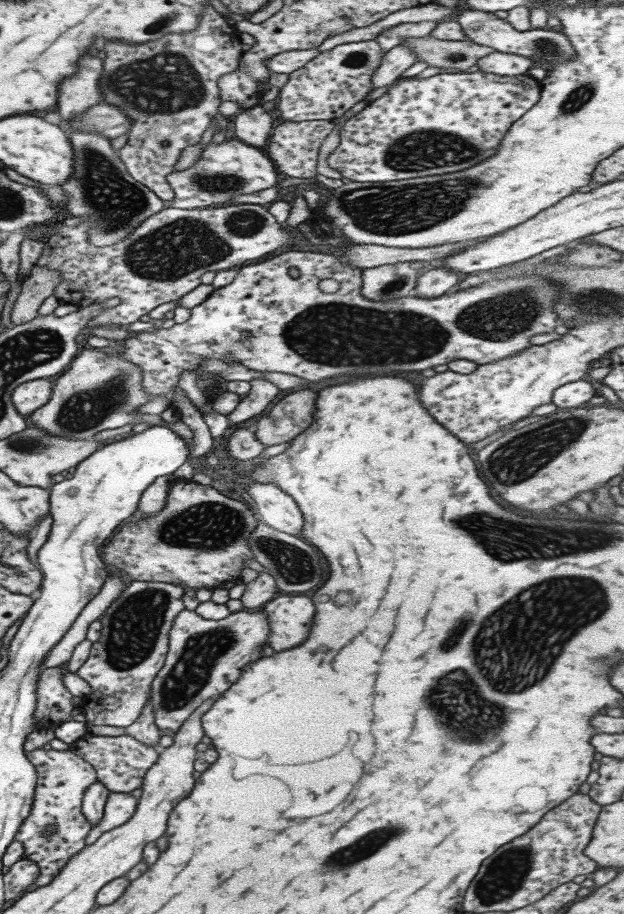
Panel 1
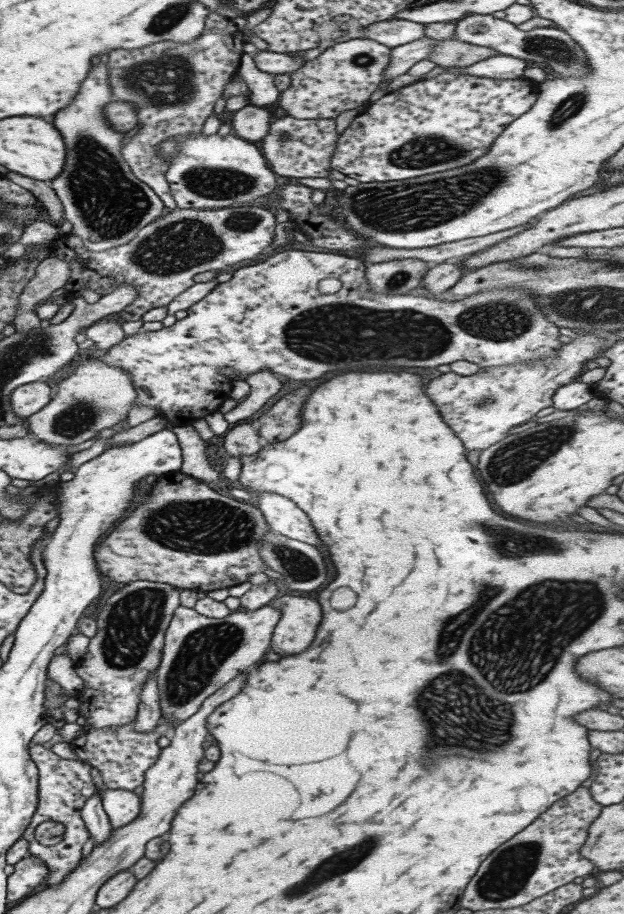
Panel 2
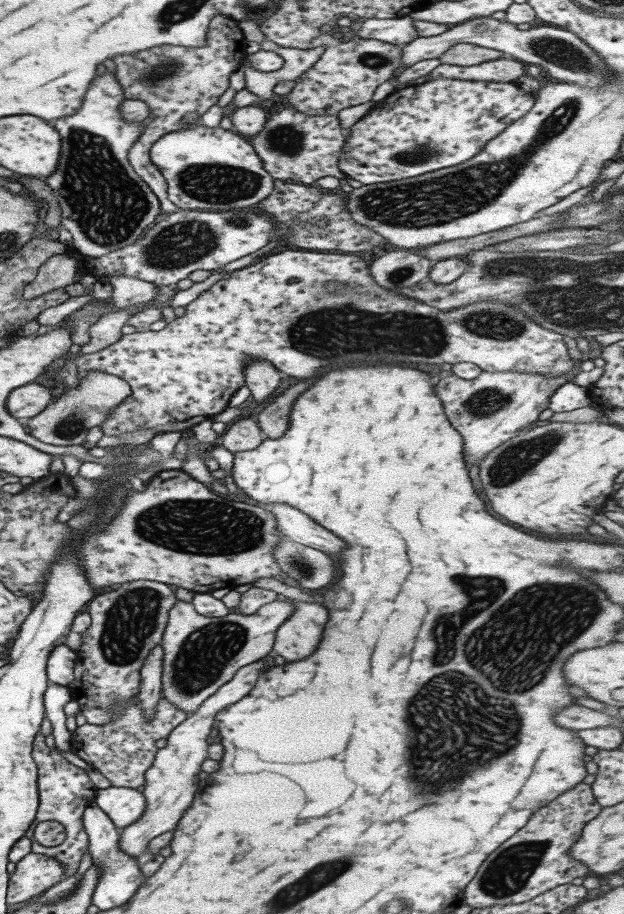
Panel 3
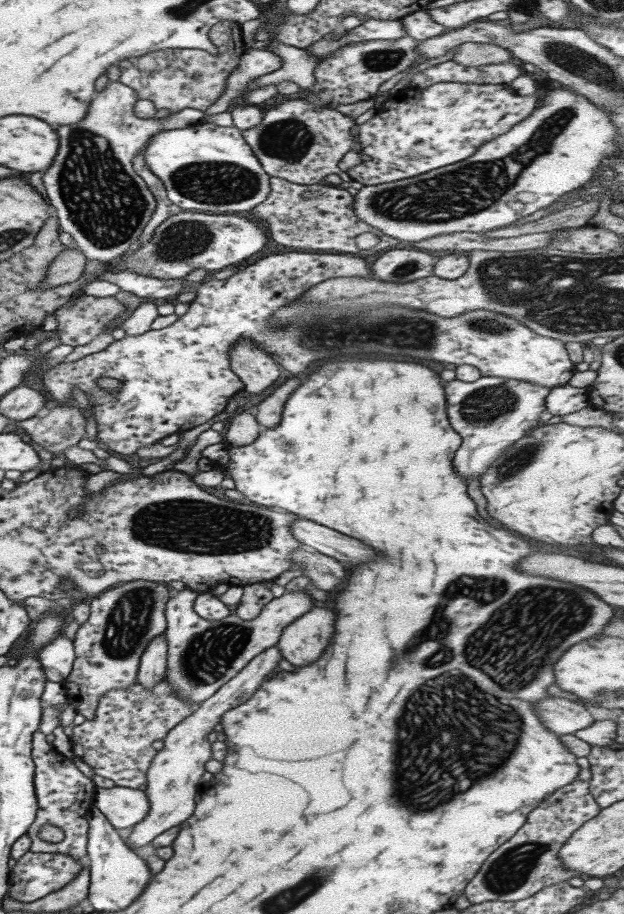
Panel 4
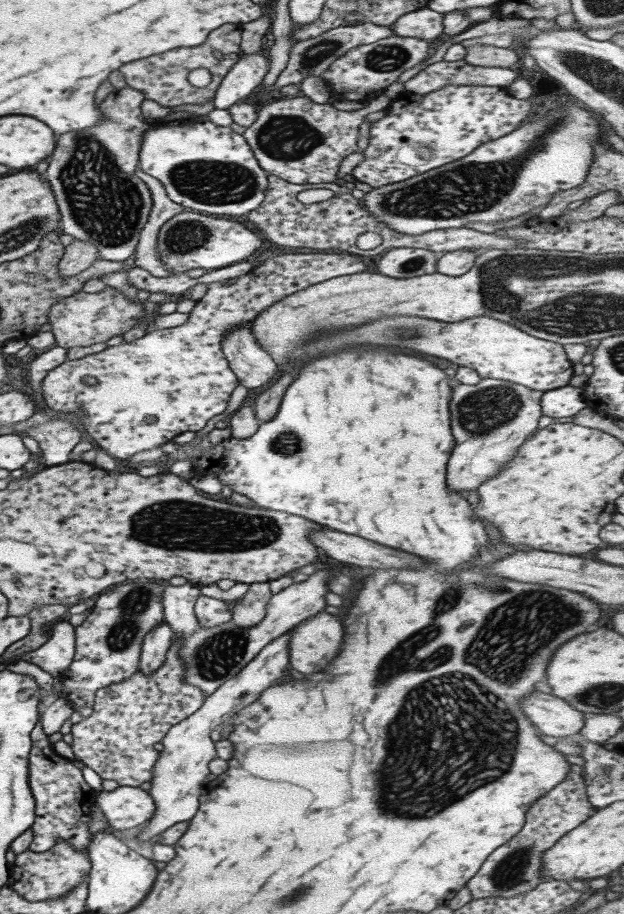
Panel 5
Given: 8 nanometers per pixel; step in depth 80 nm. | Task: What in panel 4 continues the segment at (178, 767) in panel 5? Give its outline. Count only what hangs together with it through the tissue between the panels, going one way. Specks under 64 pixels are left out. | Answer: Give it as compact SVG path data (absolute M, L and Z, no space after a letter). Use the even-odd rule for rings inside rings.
M275 645L260 652L235 676L222 684L209 699L202 700L189 716L167 731L163 738L163 747L156 751L146 770L147 785L143 792L148 798L149 810L143 820L132 826L133 830L127 838L127 846L130 846L130 849L150 843L155 836L168 831L168 828L176 827L191 816L199 789L204 786L201 779L205 772L204 766L211 756L207 734L220 722L225 712L253 697L253 692L257 691L259 685L277 672L275 668L281 658L281 653Z

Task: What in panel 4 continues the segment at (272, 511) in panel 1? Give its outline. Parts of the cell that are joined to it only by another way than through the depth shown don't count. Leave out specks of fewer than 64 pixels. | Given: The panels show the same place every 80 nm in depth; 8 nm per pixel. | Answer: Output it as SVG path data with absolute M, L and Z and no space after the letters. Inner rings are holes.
M296 515L290 524L290 531L293 538L300 544L310 546L335 561L351 562L355 565L375 560L377 556L373 548L365 548L365 544L361 544L360 540L342 535L340 532Z

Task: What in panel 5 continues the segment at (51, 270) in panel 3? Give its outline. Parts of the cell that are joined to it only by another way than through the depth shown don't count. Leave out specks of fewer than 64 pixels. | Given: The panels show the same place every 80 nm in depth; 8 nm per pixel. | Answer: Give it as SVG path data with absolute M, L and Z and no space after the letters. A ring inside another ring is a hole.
M73 239L64 247L58 264L58 273L70 277L89 268L98 259L98 248L93 243Z

